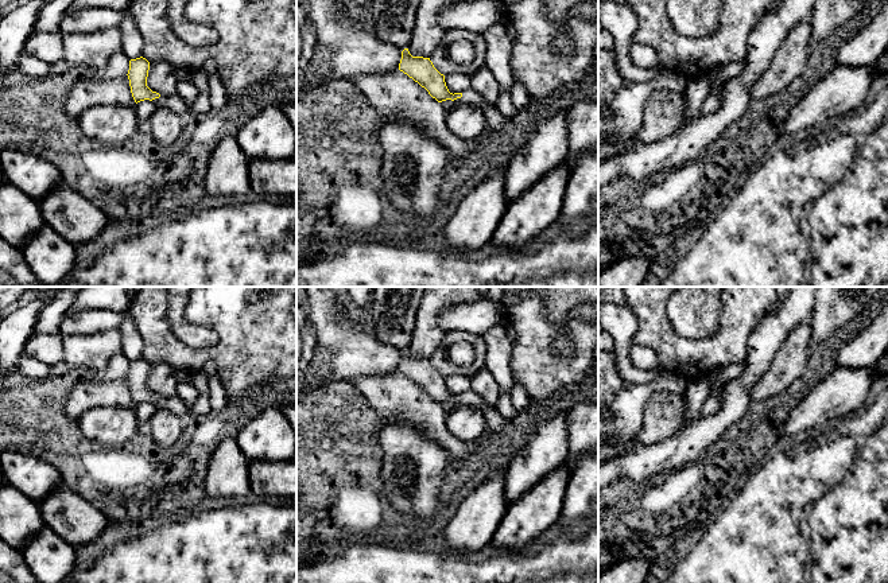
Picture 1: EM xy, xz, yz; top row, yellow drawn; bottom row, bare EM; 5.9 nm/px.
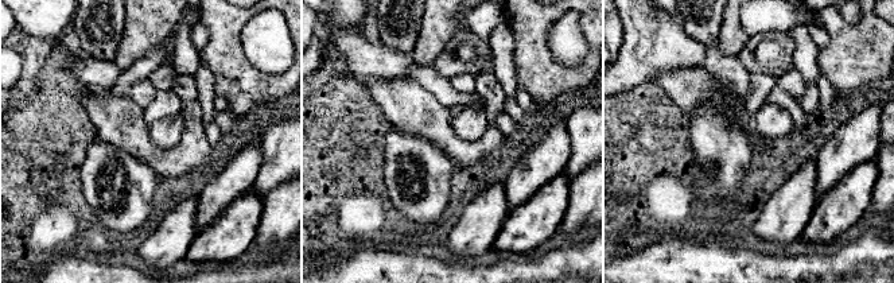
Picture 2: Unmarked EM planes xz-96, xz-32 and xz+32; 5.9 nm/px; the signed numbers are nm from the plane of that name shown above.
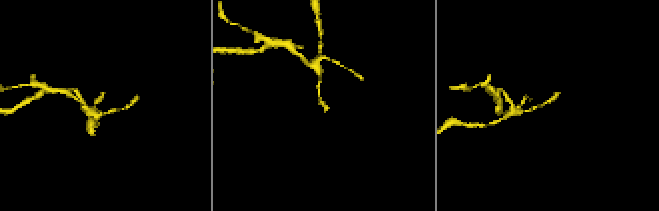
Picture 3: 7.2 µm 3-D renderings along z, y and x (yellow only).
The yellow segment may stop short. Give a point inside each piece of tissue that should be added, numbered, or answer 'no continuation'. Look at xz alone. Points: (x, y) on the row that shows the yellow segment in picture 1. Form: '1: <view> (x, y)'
1: xz (496, 121)

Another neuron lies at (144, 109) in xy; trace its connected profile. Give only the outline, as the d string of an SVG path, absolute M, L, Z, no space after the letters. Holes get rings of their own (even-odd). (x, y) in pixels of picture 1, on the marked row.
M150 100L140 101L135 105L139 123L150 121L151 116L155 113L158 105Z

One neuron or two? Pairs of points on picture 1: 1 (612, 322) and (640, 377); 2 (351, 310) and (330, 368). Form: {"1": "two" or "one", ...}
{"1": "one", "2": "two"}

